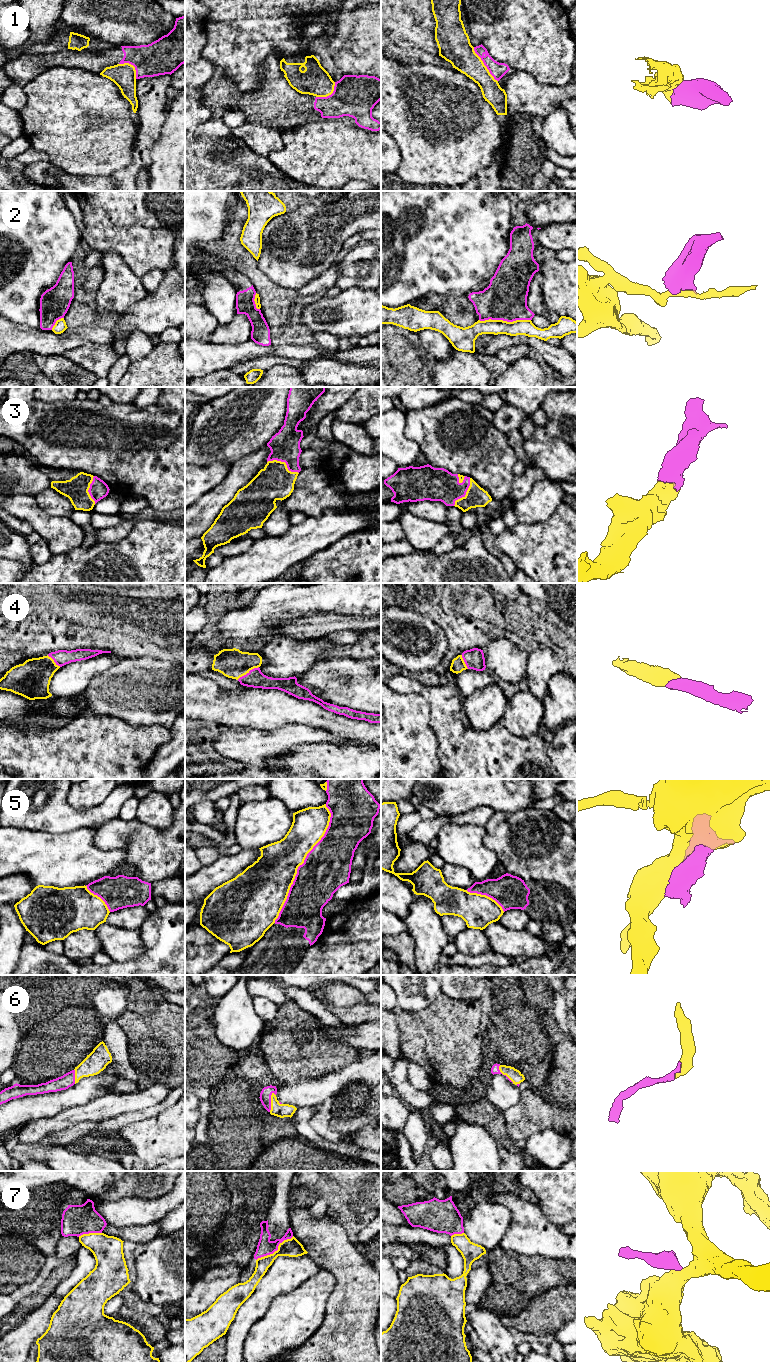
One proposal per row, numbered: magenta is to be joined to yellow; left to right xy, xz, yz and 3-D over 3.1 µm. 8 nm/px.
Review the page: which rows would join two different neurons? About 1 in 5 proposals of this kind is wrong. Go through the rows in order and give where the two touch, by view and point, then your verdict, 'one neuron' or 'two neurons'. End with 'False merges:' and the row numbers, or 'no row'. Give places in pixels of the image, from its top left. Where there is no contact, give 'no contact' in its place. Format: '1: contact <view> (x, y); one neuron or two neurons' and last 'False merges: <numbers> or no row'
1: contact yz (483, 64); two neurons
2: contact yz (505, 321); two neurons
3: contact xz (284, 462); one neuron
4: contact xz (247, 672); one neuron
5: contact xz (302, 863); two neurons
6: contact xz (271, 1102); one neuron
7: contact xz (277, 1250); two neurons
False merges: 1, 2, 5, 7

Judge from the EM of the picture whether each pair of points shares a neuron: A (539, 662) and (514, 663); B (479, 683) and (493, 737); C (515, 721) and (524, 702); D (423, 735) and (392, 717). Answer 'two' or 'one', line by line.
A: two
B: two
C: one
D: one

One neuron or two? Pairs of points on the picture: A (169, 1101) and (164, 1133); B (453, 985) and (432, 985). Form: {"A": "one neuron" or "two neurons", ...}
{"A": "two neurons", "B": "two neurons"}

